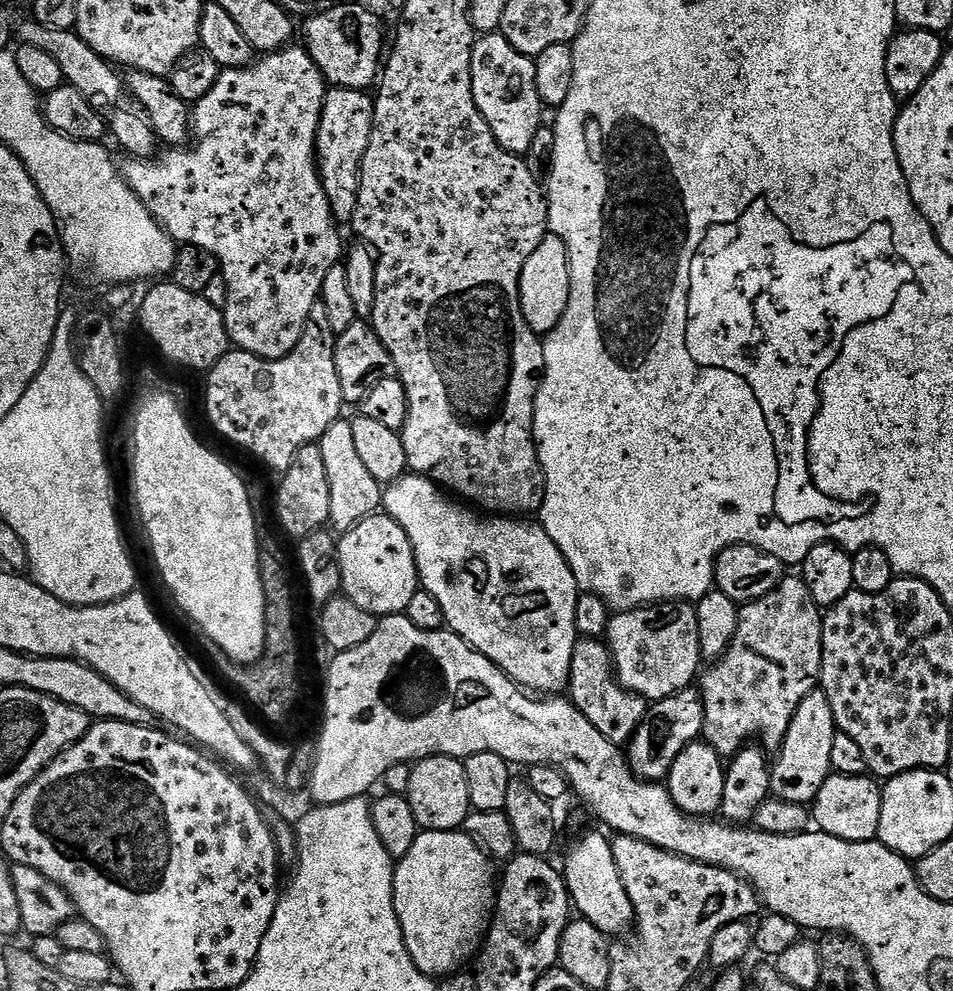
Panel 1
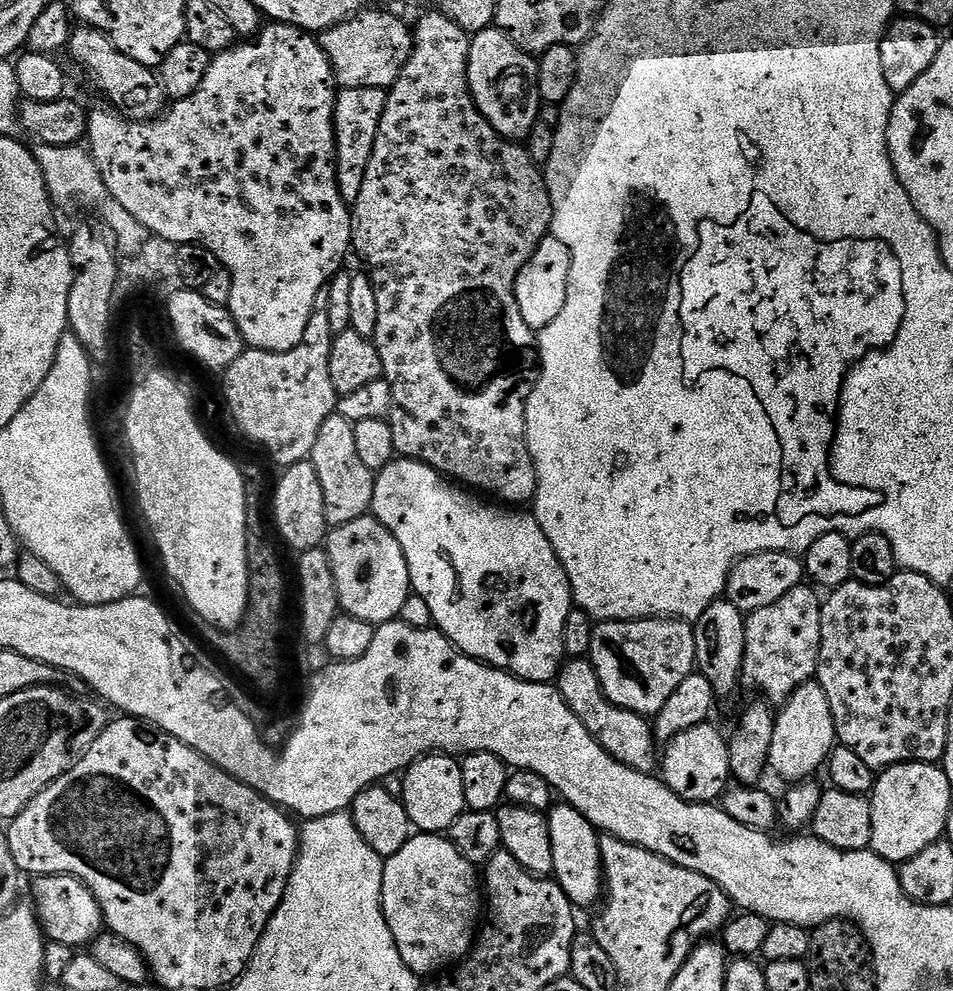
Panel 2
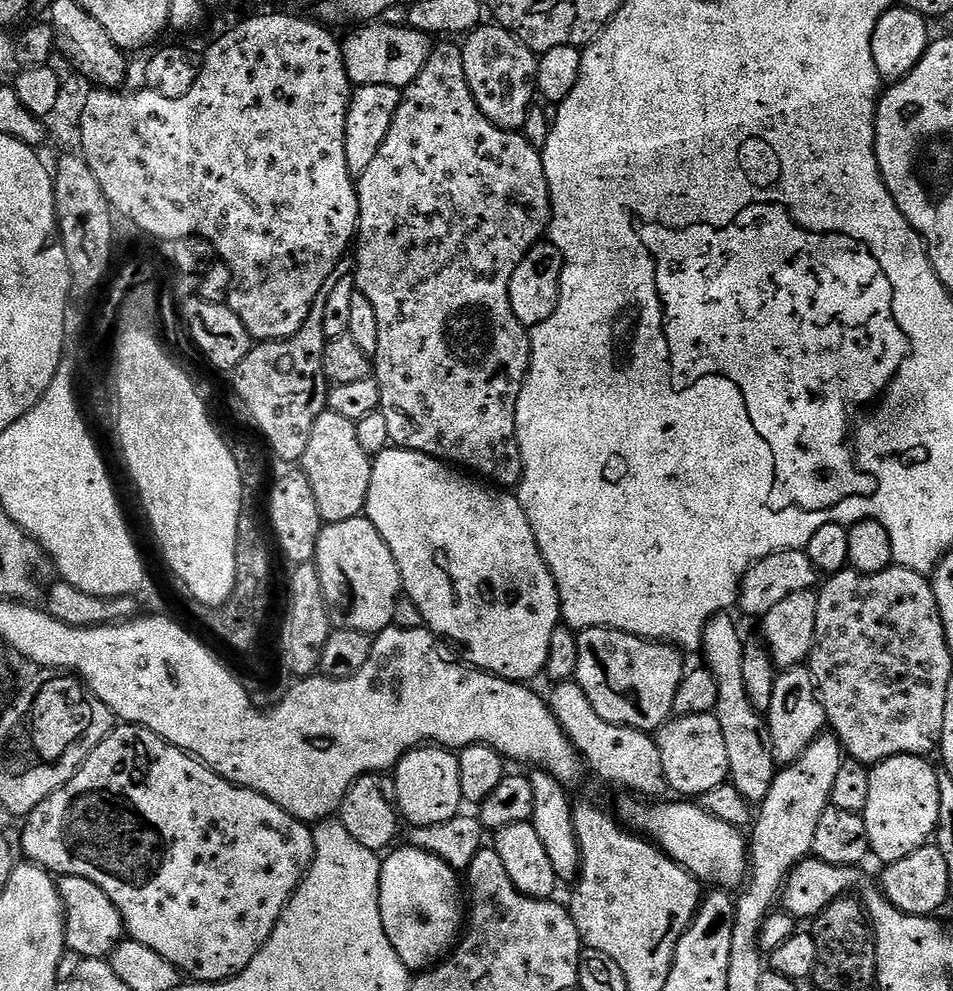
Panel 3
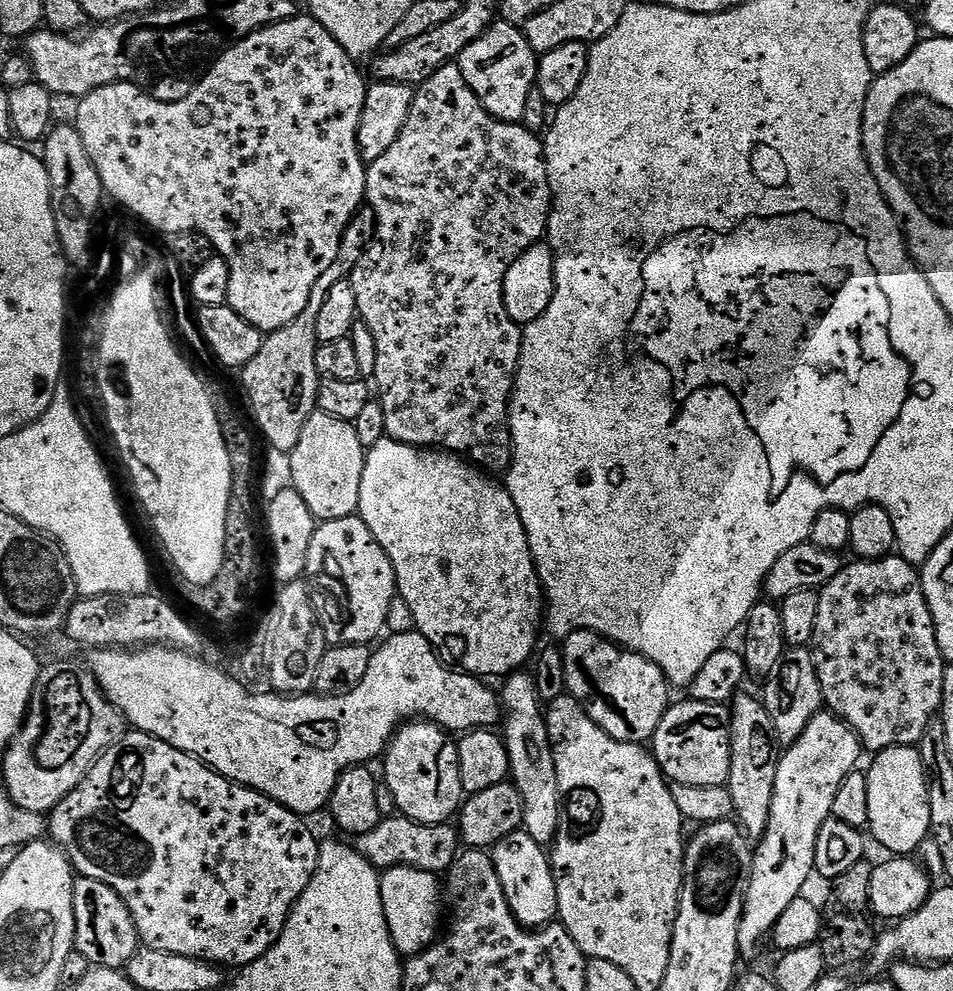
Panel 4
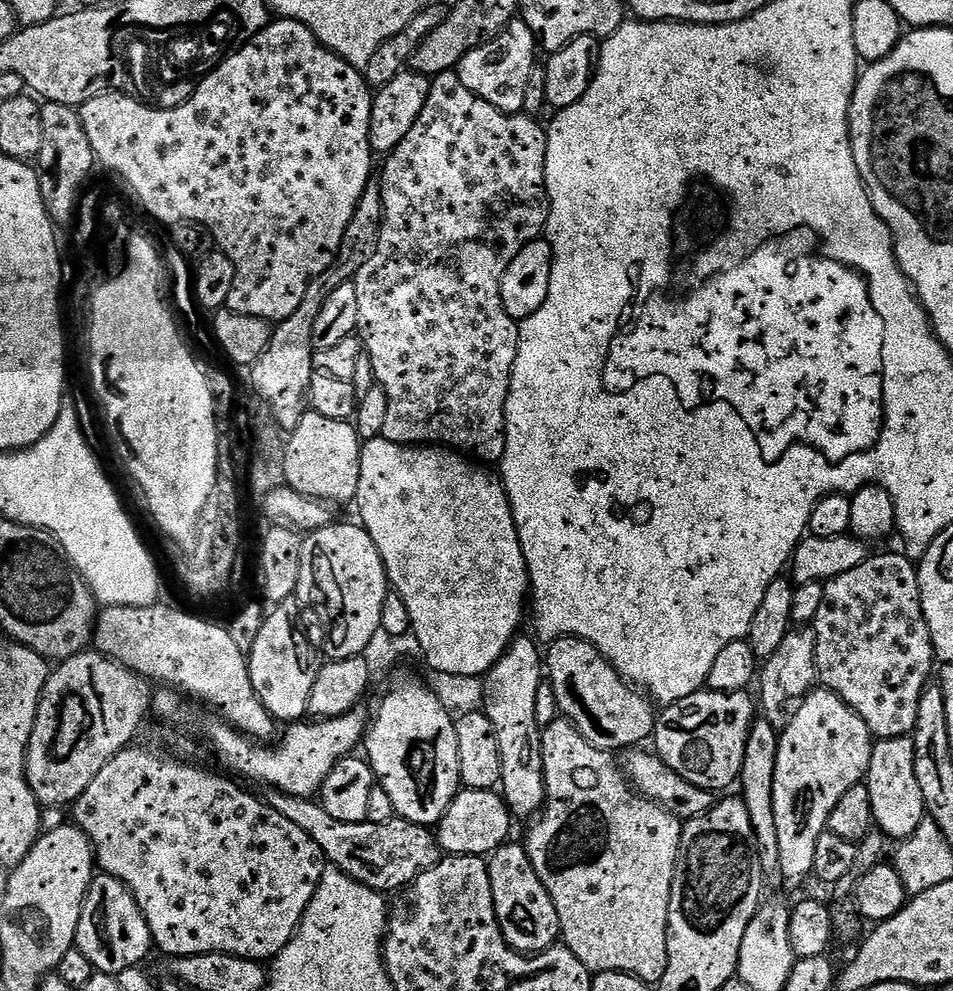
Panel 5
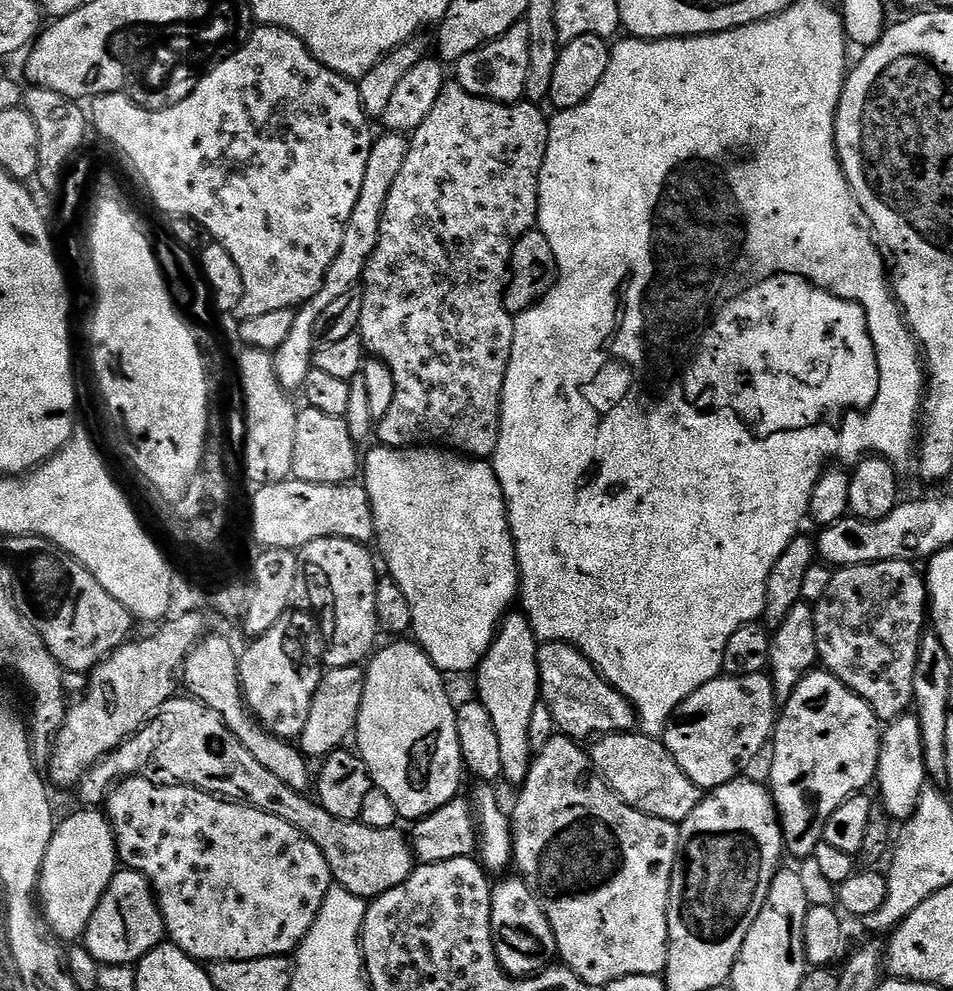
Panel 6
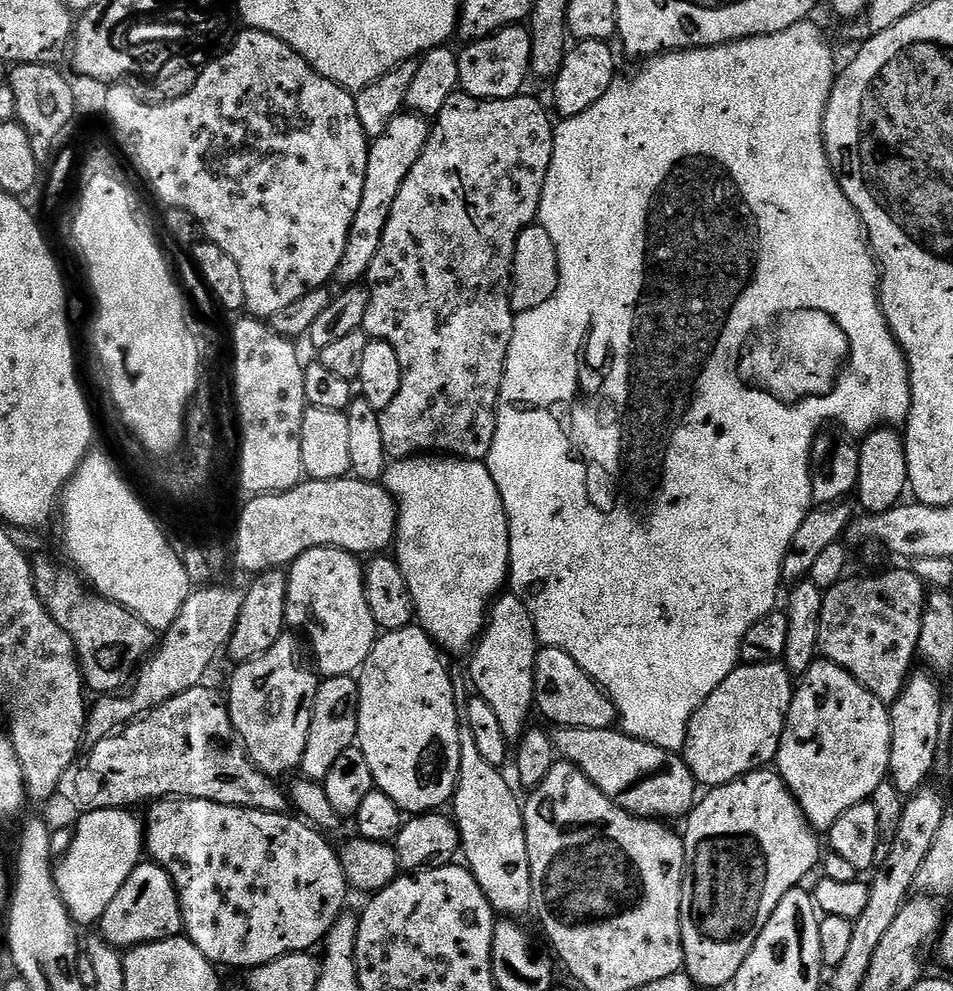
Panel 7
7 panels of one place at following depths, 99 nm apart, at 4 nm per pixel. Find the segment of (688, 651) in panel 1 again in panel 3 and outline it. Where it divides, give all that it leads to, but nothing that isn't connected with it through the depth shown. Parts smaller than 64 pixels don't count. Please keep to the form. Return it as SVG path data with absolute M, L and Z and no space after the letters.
M585 628L577 635L576 641L578 642L578 670L574 679L582 686L586 698L590 698L590 706L598 710L601 718L606 718L606 722L611 724L649 734L655 733L668 723L673 715L674 694L678 694L678 686L686 671L684 665L686 656L681 649L613 628Z

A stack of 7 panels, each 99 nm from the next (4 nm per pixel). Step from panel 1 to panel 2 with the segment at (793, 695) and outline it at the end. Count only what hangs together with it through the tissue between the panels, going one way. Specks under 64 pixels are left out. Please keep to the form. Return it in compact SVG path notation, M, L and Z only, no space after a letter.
M807 583L799 584L778 602L747 613L744 621L743 679L748 679L765 696L761 697L773 705L783 705L798 686L815 677L822 634L822 600L815 591Z

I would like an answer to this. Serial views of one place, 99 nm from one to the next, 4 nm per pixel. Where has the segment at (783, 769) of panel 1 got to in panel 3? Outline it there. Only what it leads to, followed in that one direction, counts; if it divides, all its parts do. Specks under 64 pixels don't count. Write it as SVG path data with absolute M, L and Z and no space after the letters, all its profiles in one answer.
M797 666L781 671L776 677L774 698L766 713L772 749L777 765L787 766L814 743L816 737L825 731L824 707L820 705L816 691L816 679L807 667Z

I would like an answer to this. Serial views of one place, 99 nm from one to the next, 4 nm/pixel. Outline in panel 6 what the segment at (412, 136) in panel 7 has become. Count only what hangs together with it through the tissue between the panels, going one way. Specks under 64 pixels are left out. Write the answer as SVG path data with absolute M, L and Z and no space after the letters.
M399 132L383 135L377 135L373 139L370 159L366 162L366 174L362 181L362 194L358 194L358 202L354 202L354 214L350 214L350 222L346 222L346 234L342 234L338 258L330 262L330 270L326 270L320 291L295 309L294 326L290 326L290 334L286 334L286 340L276 348L272 357L278 382L289 394L299 393L303 389L306 374L313 368L312 349L316 347L314 322L318 322L318 314L322 314L322 310L326 310L326 306L330 306L334 298L353 291L363 281L366 266L378 246L386 198L390 194L390 186L394 186L394 178L398 178L402 162L405 161L409 142L409 137Z

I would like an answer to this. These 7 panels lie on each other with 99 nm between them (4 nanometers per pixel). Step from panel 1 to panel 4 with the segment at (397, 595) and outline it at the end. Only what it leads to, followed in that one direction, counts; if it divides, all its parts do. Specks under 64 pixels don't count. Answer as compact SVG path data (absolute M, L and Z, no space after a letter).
M359 515L326 520L317 527L314 538L310 538L310 554L306 554L306 576L313 585L316 583L322 591L329 592L340 603L340 612L344 615L343 643L371 645L372 639L379 632L385 631L390 602L398 595L394 566L386 550L382 550L374 534L370 534L370 526L366 526L366 522L361 520Z

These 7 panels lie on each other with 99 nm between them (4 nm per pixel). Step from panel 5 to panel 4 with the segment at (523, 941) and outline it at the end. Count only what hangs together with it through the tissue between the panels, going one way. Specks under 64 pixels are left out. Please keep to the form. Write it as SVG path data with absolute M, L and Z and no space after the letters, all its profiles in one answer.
M523 830L514 834L506 834L502 842L490 849L494 862L494 870L498 874L498 882L502 882L502 890L506 894L506 902L514 914L514 918L523 928L542 928L553 923L558 916L558 890L552 873L552 861L545 845L534 842L530 834Z

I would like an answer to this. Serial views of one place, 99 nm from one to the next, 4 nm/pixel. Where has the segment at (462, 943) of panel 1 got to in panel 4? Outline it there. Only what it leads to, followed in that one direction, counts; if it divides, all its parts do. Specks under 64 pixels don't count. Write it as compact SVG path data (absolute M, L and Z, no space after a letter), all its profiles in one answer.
M389 868L381 875L382 910L394 942L401 957L417 956L437 939L436 927L440 924L440 900L442 904L442 884L435 875L417 868Z

